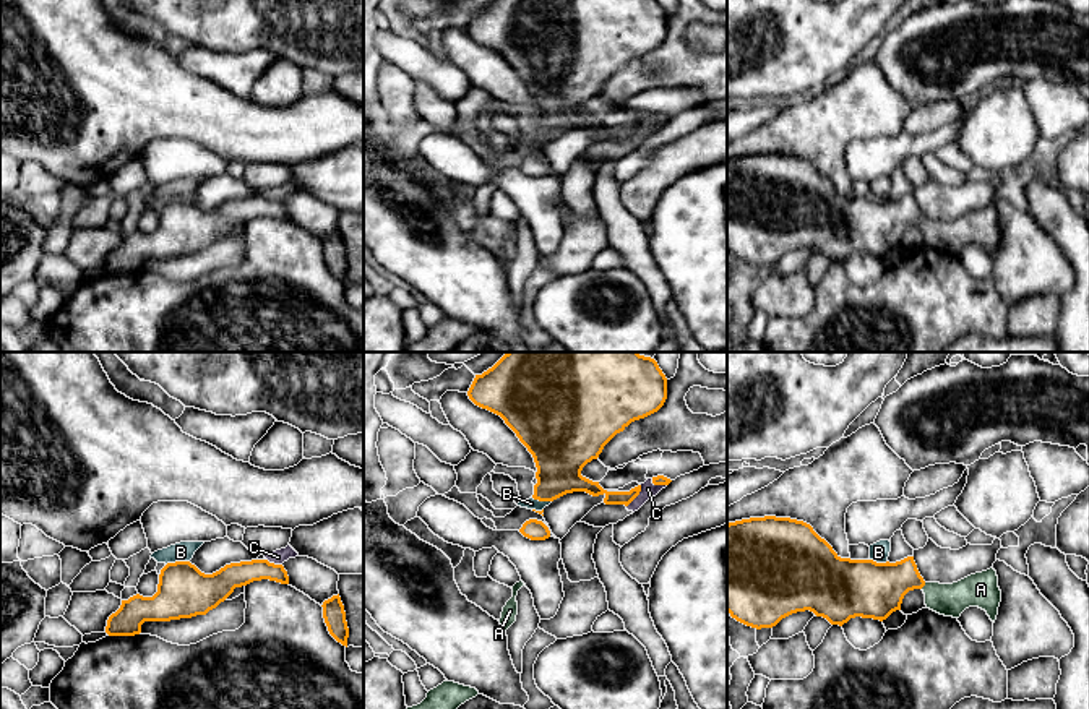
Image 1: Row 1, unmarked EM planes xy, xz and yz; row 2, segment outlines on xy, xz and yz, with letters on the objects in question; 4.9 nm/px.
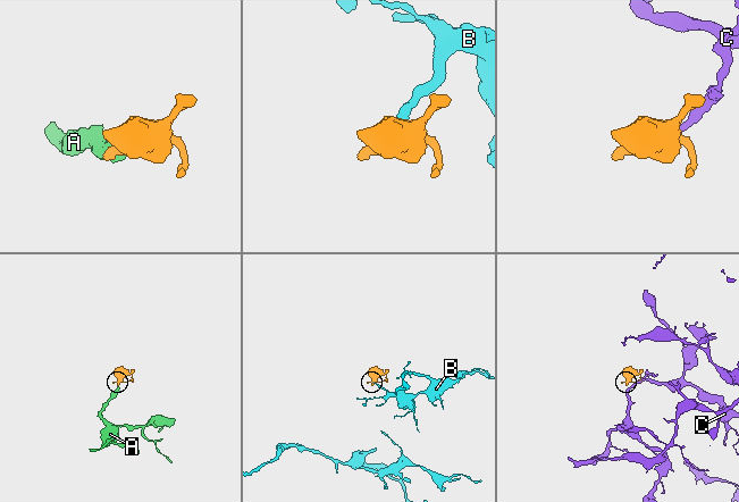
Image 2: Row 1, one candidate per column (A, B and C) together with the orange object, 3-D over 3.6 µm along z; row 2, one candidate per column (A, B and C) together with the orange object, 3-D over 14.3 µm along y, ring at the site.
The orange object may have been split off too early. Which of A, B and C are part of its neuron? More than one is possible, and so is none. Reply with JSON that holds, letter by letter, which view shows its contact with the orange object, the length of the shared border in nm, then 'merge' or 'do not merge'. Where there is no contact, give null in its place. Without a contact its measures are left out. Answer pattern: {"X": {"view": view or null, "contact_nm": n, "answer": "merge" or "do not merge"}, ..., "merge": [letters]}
{"A": {"view": "yz", "contact_nm": 40, "answer": "merge"}, "B": {"view": "xy", "contact_nm": 120, "answer": "do not merge"}, "C": {"view": "xz", "contact_nm": 130, "answer": "do not merge"}, "merge": ["A"]}

